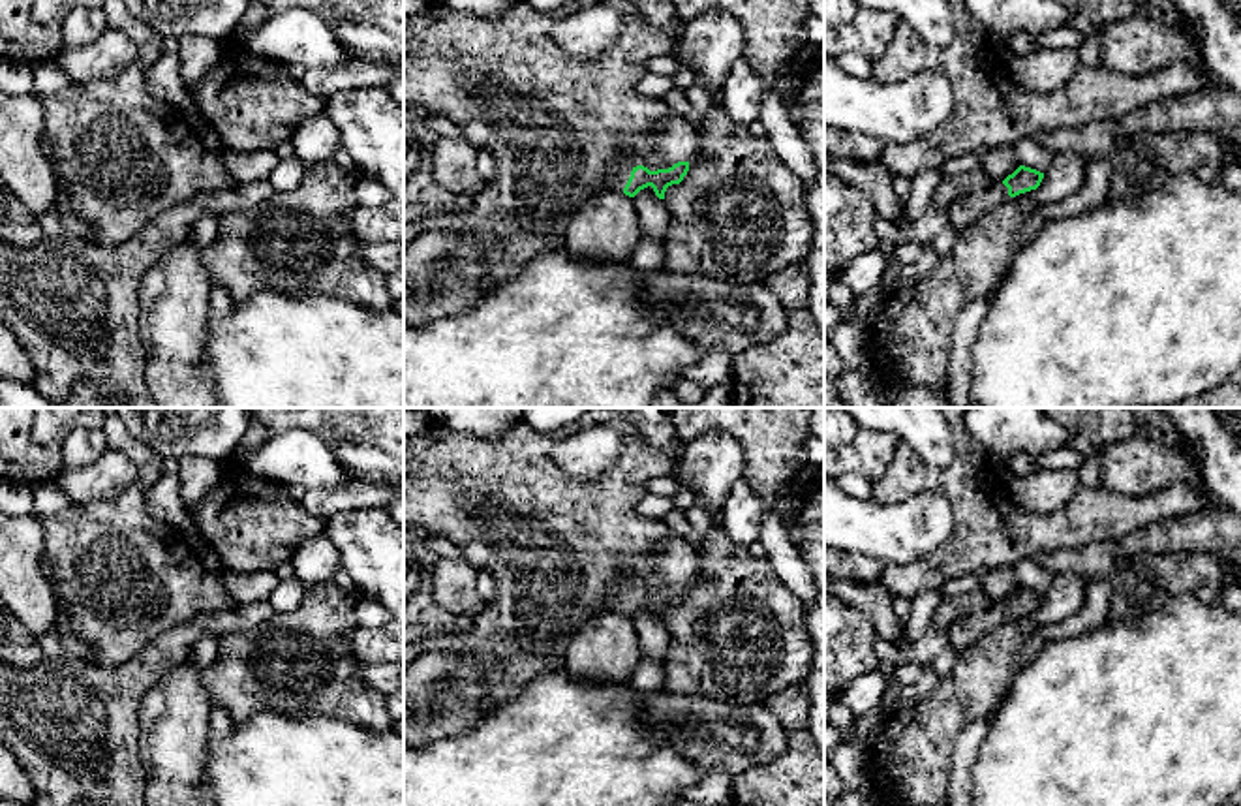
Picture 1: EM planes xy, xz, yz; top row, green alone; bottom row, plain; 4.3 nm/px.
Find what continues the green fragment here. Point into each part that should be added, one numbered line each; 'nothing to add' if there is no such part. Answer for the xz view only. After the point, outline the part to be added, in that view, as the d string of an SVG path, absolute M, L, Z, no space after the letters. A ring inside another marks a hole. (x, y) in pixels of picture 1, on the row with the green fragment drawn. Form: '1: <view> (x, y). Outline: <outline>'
1: xz (676, 139). Outline: M672 113L659 124L655 135L638 135L620 143L618 156L623 165L608 177L608 188L623 192L636 165L657 171L668 169L678 162L689 162L697 145L698 130L685 116Z

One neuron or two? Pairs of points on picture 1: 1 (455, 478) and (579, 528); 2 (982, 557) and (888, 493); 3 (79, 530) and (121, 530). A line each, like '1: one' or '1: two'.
1: one
2: one
3: one

